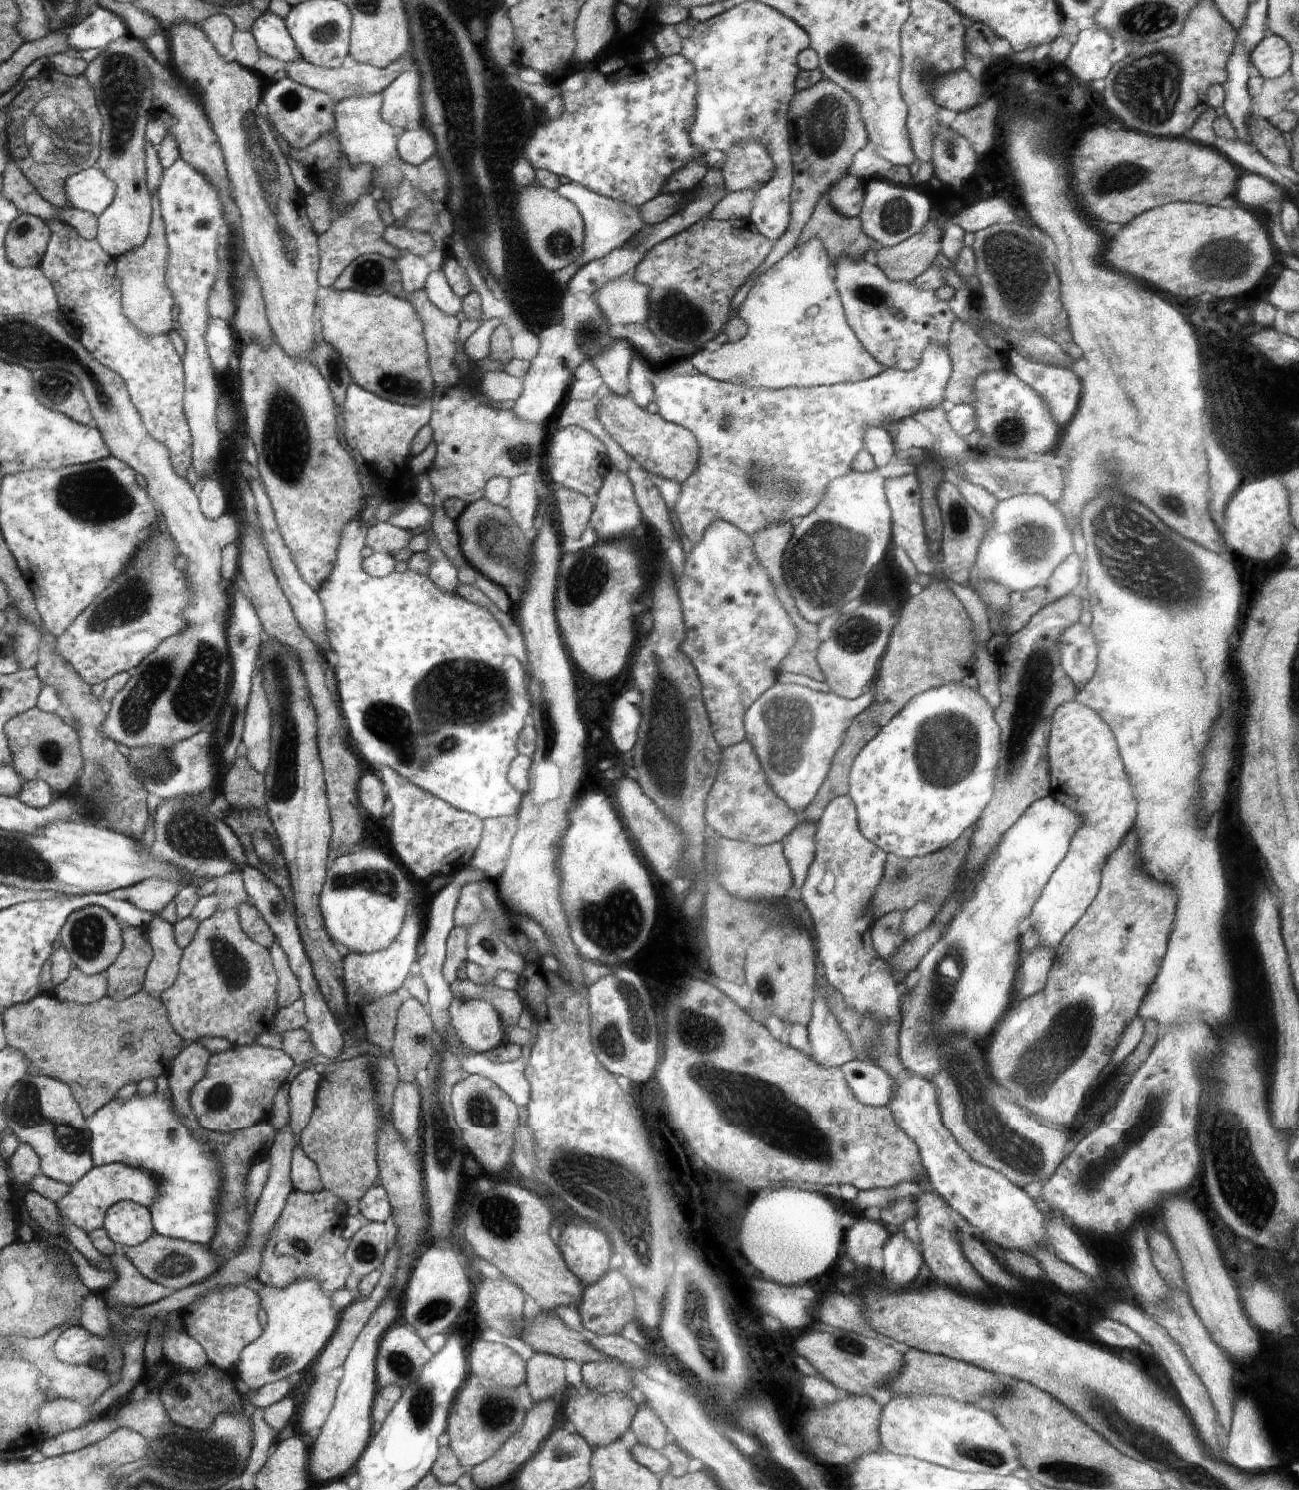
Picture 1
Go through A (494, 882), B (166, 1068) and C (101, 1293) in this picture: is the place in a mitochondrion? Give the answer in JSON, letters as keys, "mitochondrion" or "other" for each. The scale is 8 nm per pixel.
{"A":"other","B":"other","C":"other"}

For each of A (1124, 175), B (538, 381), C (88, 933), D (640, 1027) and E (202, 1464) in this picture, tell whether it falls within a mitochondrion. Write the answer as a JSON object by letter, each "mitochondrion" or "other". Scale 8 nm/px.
{"A":"mitochondrion","B":"other","C":"mitochondrion","D":"mitochondrion","E":"mitochondrion"}

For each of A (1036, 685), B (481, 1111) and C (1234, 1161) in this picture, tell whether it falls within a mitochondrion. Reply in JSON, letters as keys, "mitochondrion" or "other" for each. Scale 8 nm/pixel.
{"A":"mitochondrion","B":"mitochondrion","C":"mitochondrion"}

